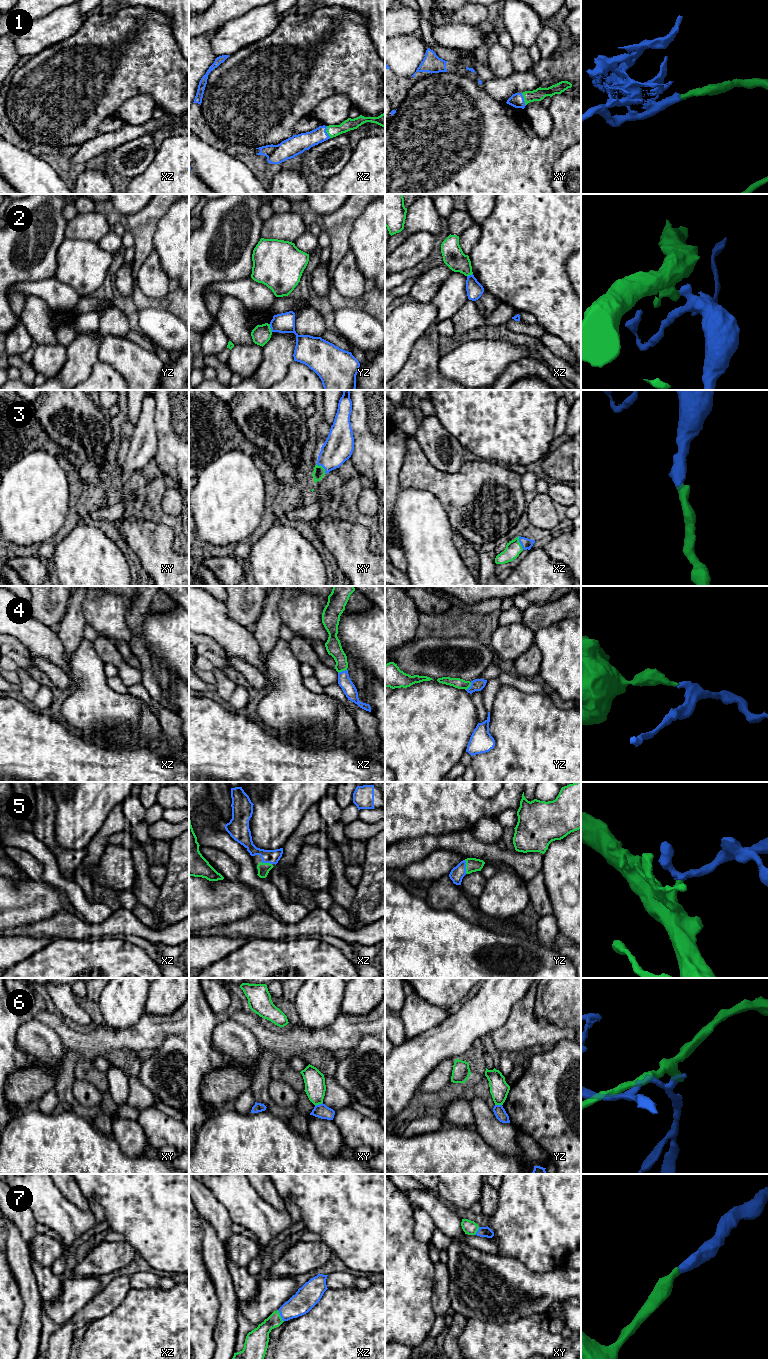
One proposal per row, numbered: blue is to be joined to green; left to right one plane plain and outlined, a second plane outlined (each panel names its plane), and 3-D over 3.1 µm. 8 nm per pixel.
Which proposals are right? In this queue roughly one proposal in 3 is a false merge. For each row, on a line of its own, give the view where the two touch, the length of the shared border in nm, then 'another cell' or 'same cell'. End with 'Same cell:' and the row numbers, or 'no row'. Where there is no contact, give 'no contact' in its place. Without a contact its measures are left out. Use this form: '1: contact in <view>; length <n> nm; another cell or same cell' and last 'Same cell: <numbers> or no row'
1: contact in xy; length 110 nm; same cell
2: contact in yz; length 70 nm; another cell
3: contact in xz; length 120 nm; same cell
4: contact in xz; length 80 nm; same cell
5: contact in yz; length 110 nm; same cell
6: contact in xy; length 70 nm; another cell
7: contact in xz; length 110 nm; same cell
Same cell: 1, 3, 4, 5, 7

